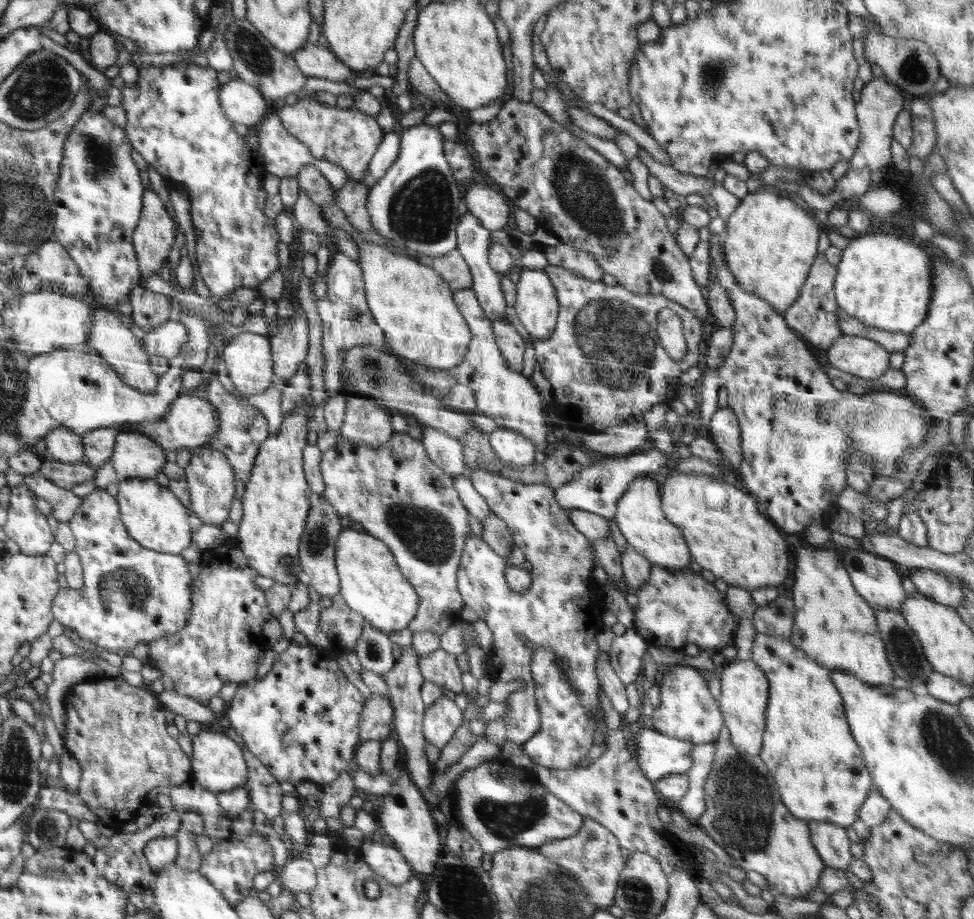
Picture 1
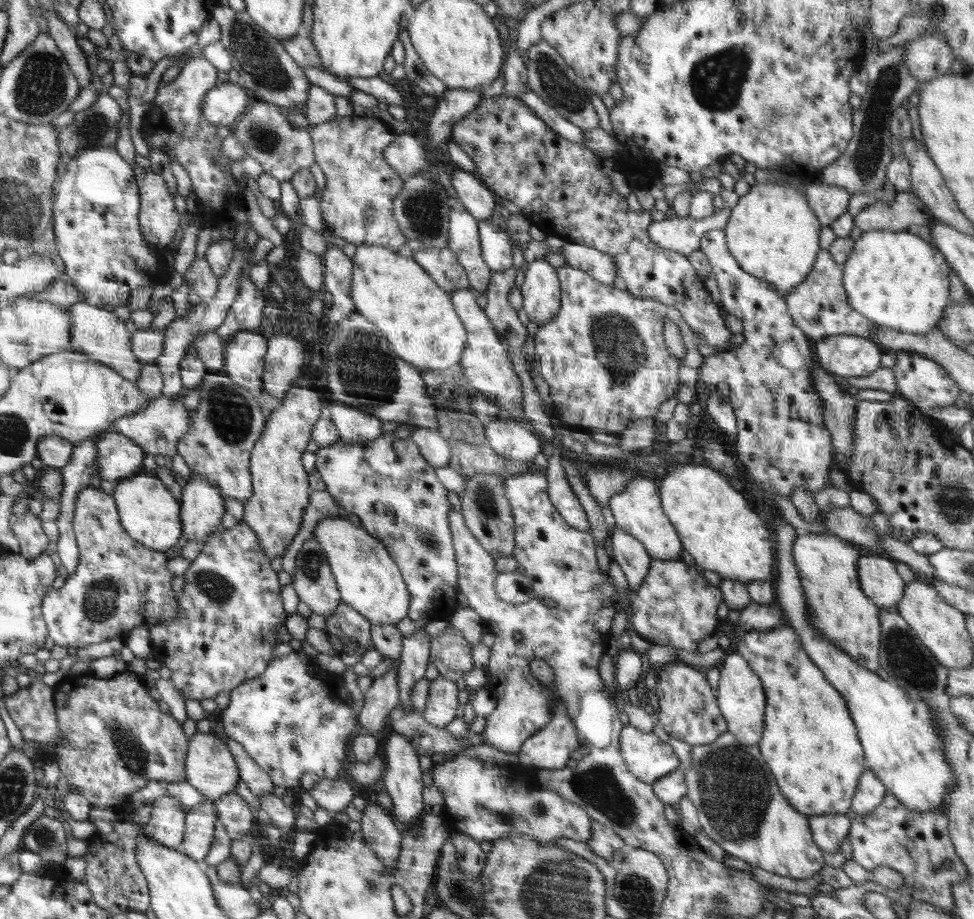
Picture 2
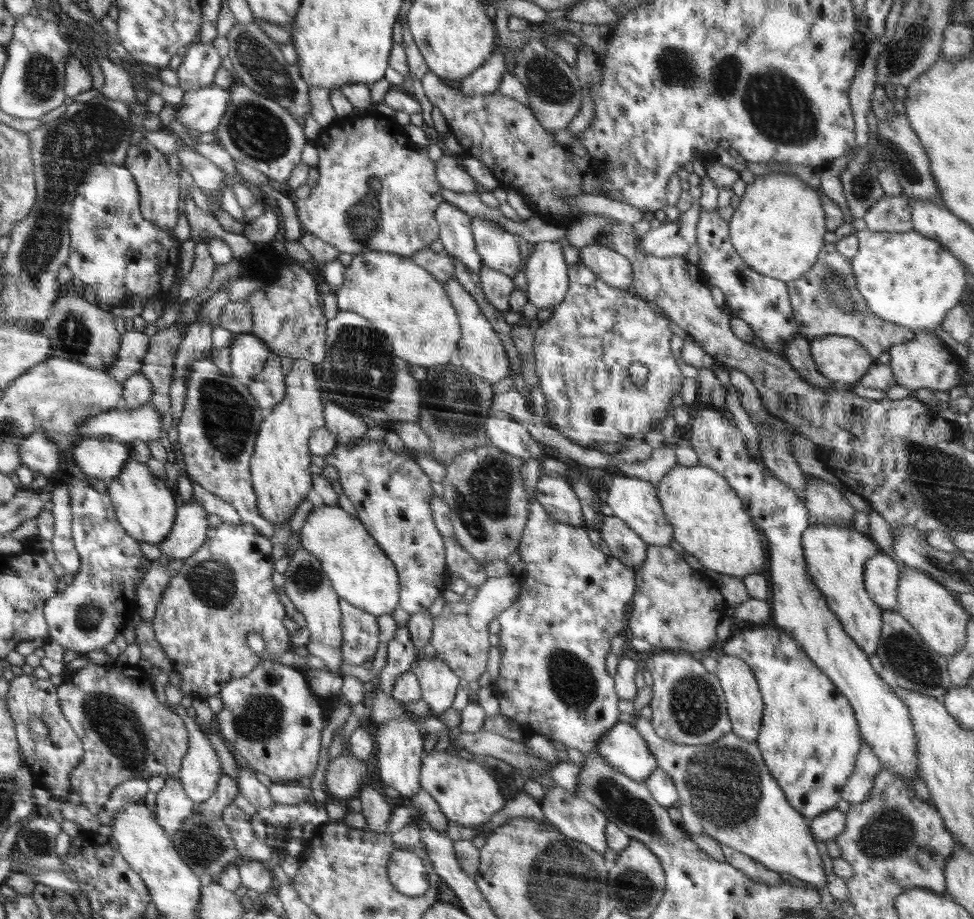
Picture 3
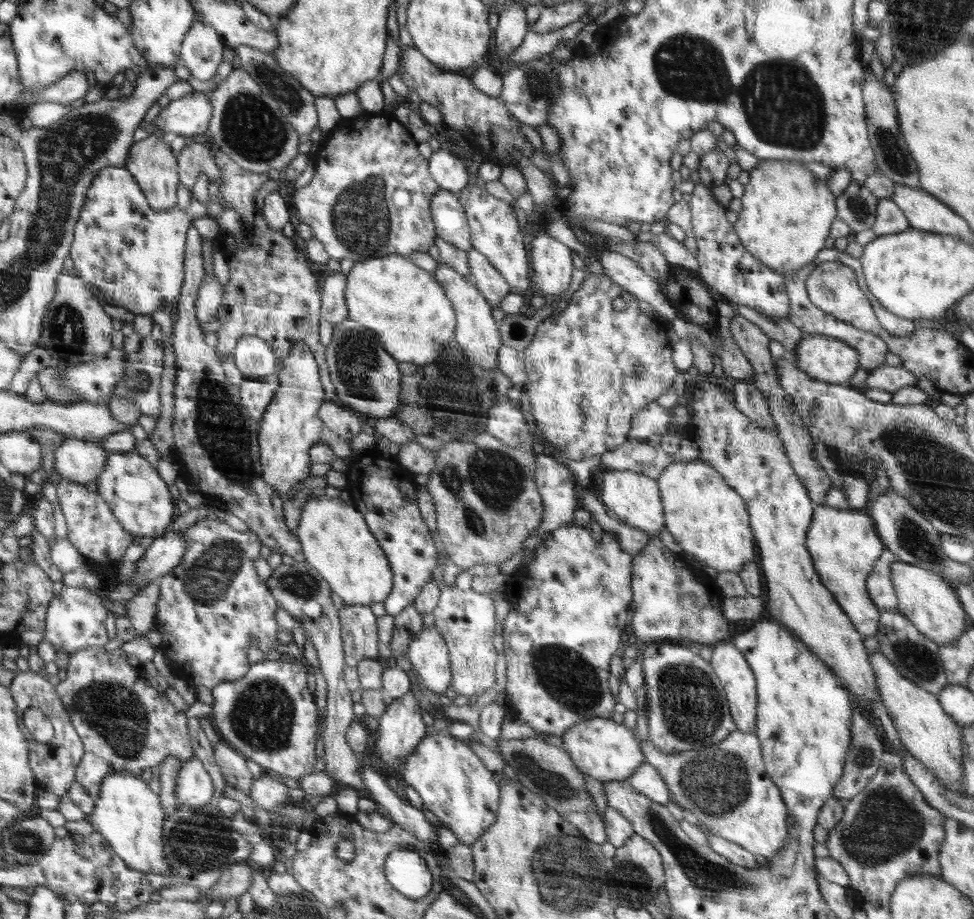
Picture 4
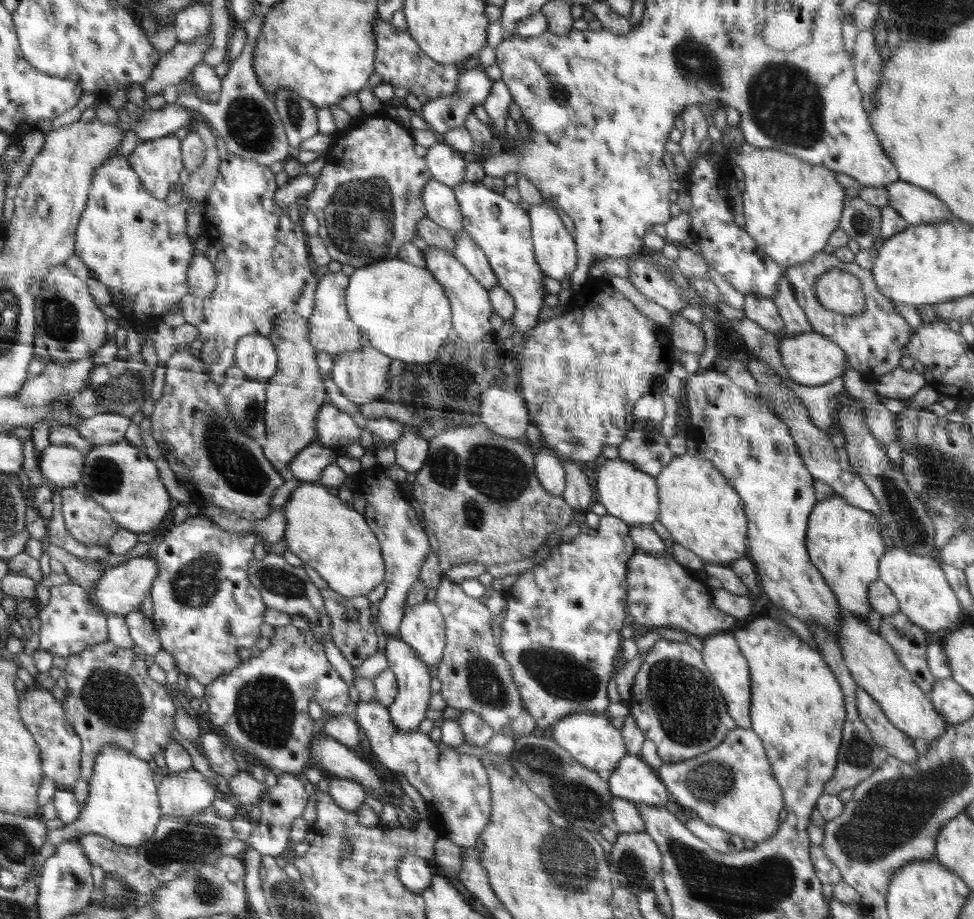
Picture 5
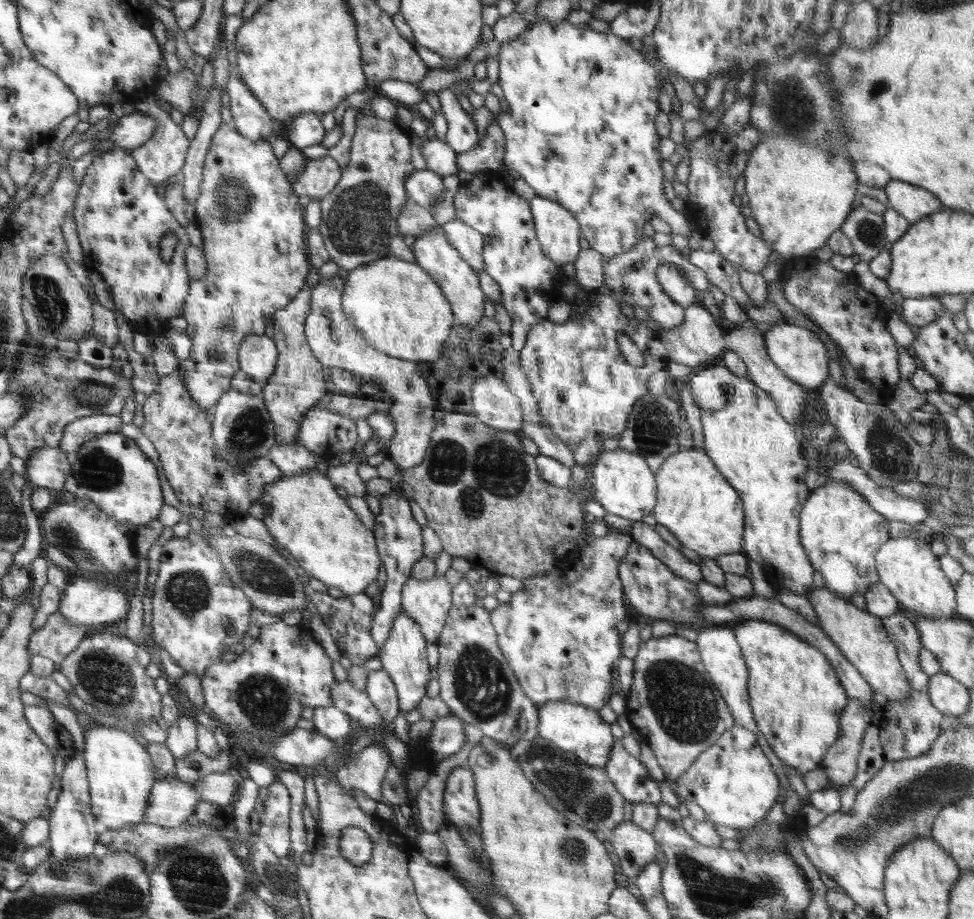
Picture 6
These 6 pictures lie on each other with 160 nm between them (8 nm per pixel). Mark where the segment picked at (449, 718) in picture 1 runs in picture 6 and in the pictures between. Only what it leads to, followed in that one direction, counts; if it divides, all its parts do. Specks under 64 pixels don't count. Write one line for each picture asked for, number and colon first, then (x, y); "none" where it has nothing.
2: (442, 703)
3: (439, 684)
4: (428, 654)
5: (423, 628)
6: (427, 603)

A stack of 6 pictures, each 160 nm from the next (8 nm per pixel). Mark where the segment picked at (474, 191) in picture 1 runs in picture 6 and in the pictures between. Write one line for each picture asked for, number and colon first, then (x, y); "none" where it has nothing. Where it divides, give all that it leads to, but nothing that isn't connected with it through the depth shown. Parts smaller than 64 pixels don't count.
2: (479, 201)
3: (450, 173)
4: (450, 171)
5: (446, 164)
6: (440, 158)

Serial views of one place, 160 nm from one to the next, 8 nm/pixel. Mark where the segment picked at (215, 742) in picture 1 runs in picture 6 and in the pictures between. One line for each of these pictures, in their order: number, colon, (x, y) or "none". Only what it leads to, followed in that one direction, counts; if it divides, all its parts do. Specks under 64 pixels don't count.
2: (211, 768)
3: (200, 773)
4: (194, 788)
5: (186, 793)
6: (171, 802)

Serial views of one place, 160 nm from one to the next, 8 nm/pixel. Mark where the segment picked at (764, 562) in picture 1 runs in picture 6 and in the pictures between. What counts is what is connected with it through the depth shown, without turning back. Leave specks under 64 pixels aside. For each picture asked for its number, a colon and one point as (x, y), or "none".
2: (718, 525)
3: (708, 519)
4: (708, 519)
5: (701, 511)
6: (696, 503)

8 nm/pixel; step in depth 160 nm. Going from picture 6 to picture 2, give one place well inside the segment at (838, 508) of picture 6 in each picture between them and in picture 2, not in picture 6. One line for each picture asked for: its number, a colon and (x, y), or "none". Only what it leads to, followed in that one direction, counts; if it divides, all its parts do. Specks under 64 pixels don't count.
2: (828, 566)
3: (836, 557)
4: (844, 546)
5: (844, 544)

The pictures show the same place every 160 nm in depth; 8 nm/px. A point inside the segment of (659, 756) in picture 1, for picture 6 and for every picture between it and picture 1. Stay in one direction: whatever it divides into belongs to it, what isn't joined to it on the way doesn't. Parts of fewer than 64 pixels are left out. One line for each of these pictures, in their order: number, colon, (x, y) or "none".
2: (649, 758)
3: (622, 747)
4: (603, 750)
5: (592, 740)
6: (574, 728)

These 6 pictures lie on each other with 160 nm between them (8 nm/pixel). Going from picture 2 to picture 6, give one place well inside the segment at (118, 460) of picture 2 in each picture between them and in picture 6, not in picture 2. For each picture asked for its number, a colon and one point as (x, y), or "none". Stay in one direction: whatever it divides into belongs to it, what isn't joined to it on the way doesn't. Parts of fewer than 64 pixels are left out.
3: (102, 459)
4: (79, 461)
5: (63, 466)
6: (48, 468)

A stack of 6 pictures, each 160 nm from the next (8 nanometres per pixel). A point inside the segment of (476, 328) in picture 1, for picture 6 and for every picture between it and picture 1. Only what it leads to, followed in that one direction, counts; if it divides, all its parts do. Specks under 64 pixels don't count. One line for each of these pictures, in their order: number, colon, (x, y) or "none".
2: (485, 363)
3: (480, 351)
4: (477, 333)
5: (471, 308)
6: (459, 282)

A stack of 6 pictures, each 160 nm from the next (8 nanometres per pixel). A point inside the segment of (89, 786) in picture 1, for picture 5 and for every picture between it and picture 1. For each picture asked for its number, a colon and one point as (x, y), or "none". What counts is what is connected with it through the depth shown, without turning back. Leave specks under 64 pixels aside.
2: (118, 740)
3: (126, 733)
4: (124, 724)
5: (110, 699)

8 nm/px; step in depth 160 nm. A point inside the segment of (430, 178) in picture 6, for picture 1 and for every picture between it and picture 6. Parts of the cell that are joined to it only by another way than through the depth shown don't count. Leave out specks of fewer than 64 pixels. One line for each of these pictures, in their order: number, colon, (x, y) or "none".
1: (473, 240)
2: (464, 241)
3: (455, 233)
4: (450, 221)
5: (439, 200)

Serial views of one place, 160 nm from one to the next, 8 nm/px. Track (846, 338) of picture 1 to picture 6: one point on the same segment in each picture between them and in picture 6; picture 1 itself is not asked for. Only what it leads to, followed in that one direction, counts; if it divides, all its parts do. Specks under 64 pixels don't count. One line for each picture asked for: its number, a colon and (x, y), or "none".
2: (846, 355)
3: (843, 360)
4: (830, 360)
5: (811, 359)
6: (797, 352)

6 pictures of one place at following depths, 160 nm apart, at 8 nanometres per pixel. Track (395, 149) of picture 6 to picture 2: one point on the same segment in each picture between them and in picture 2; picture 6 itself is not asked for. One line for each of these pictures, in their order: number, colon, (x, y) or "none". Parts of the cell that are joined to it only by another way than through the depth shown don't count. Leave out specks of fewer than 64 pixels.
2: (357, 205)
3: (376, 192)
4: (370, 196)
5: (367, 198)

